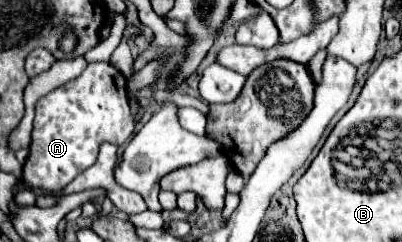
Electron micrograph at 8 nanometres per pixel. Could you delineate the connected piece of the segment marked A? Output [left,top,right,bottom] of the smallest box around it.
[16,62,134,192]

